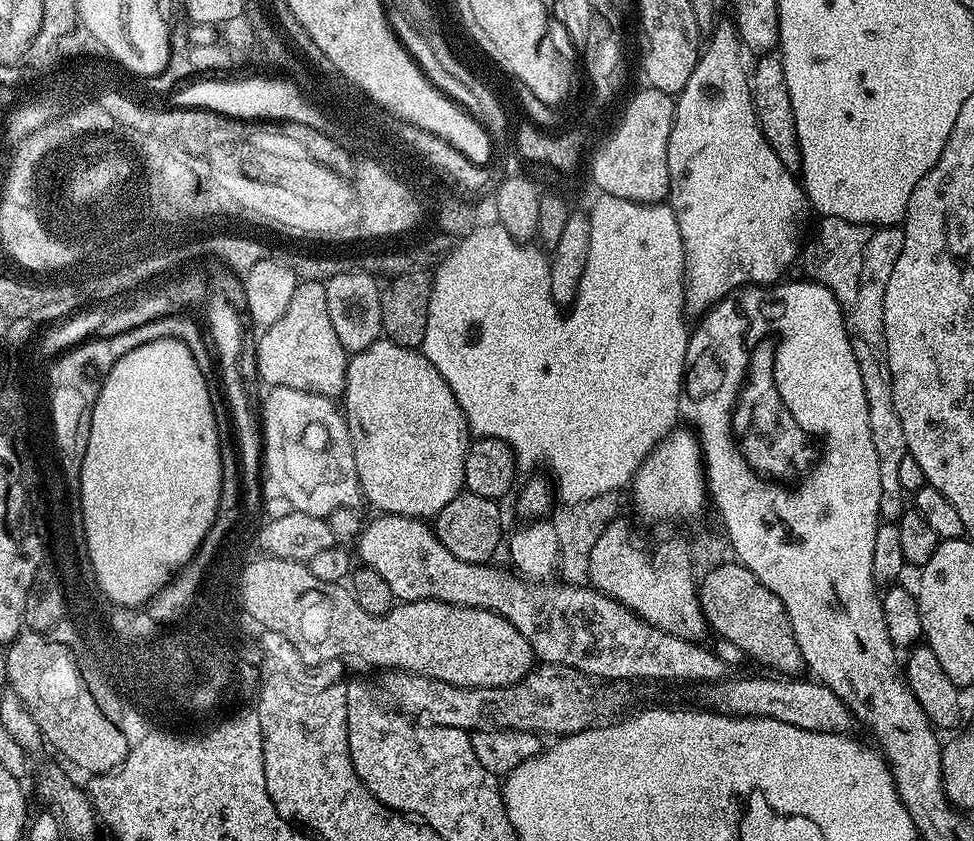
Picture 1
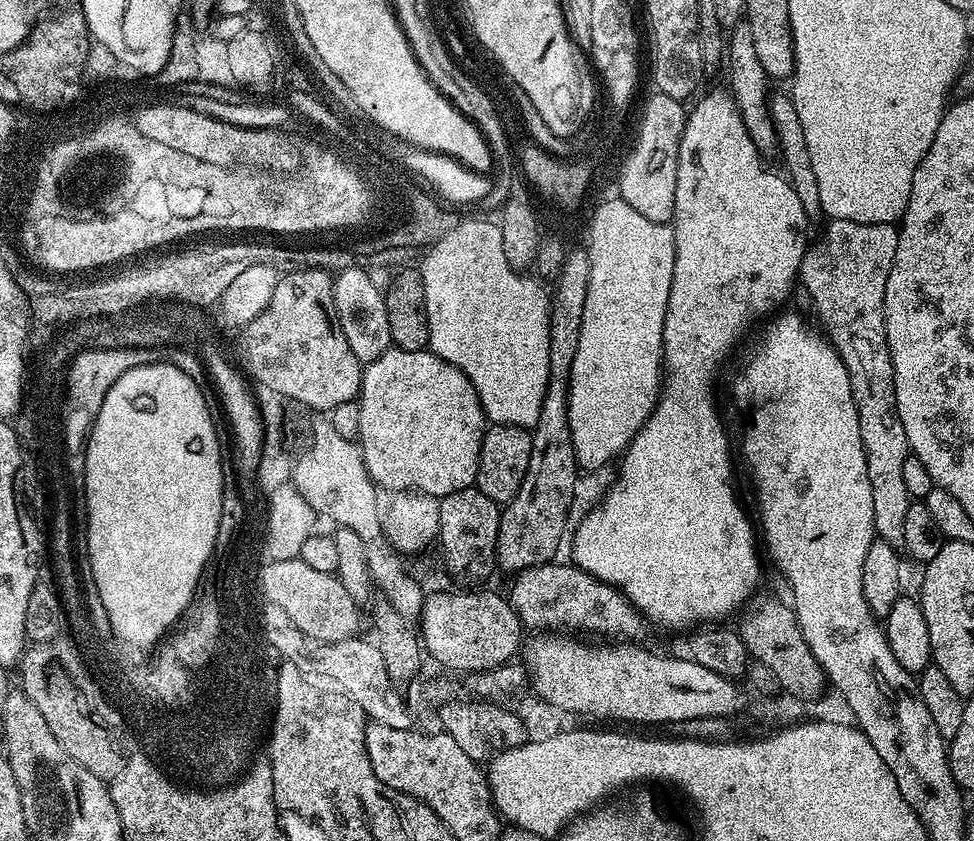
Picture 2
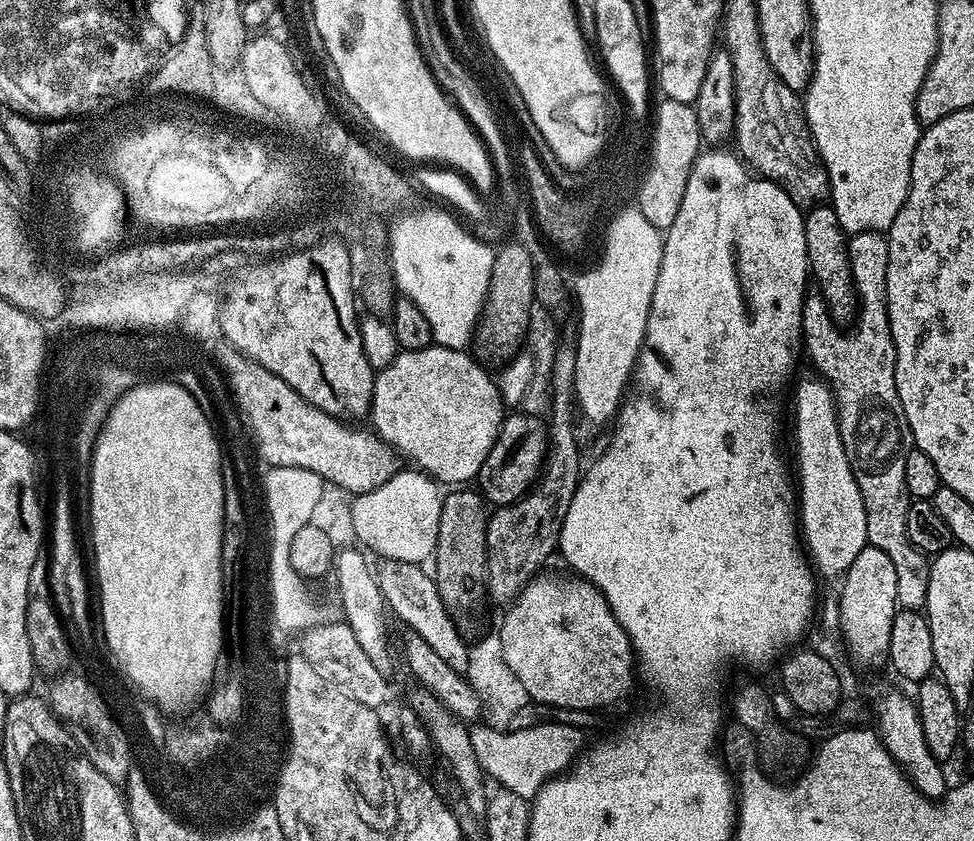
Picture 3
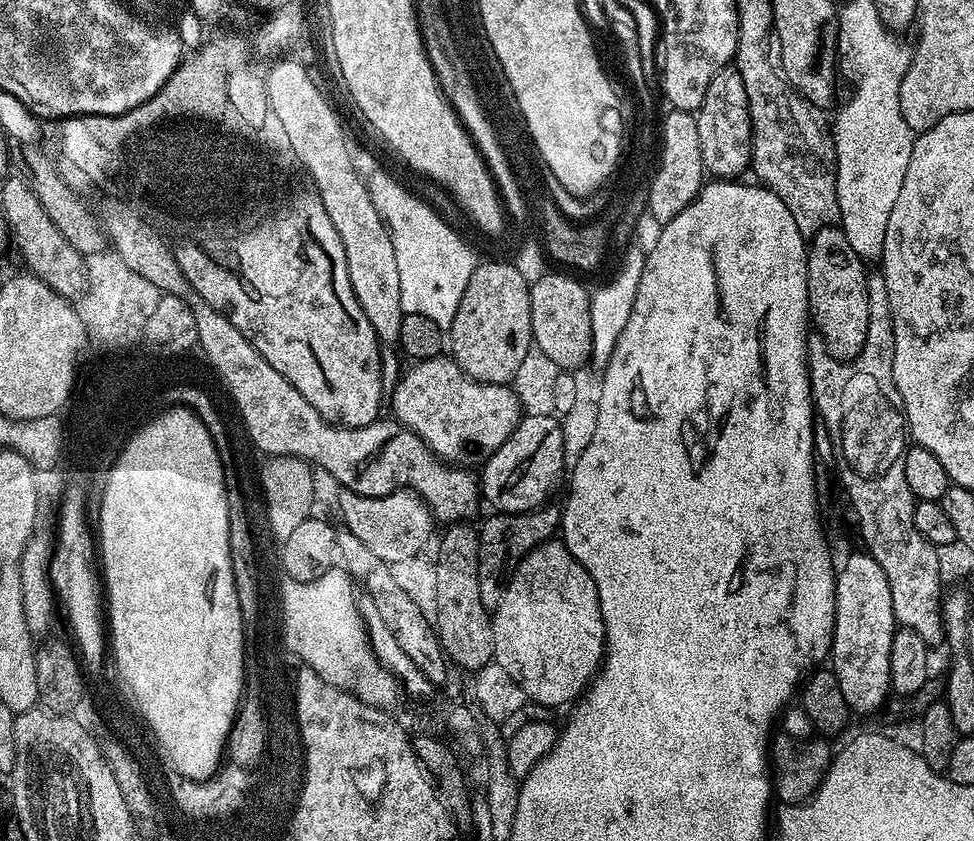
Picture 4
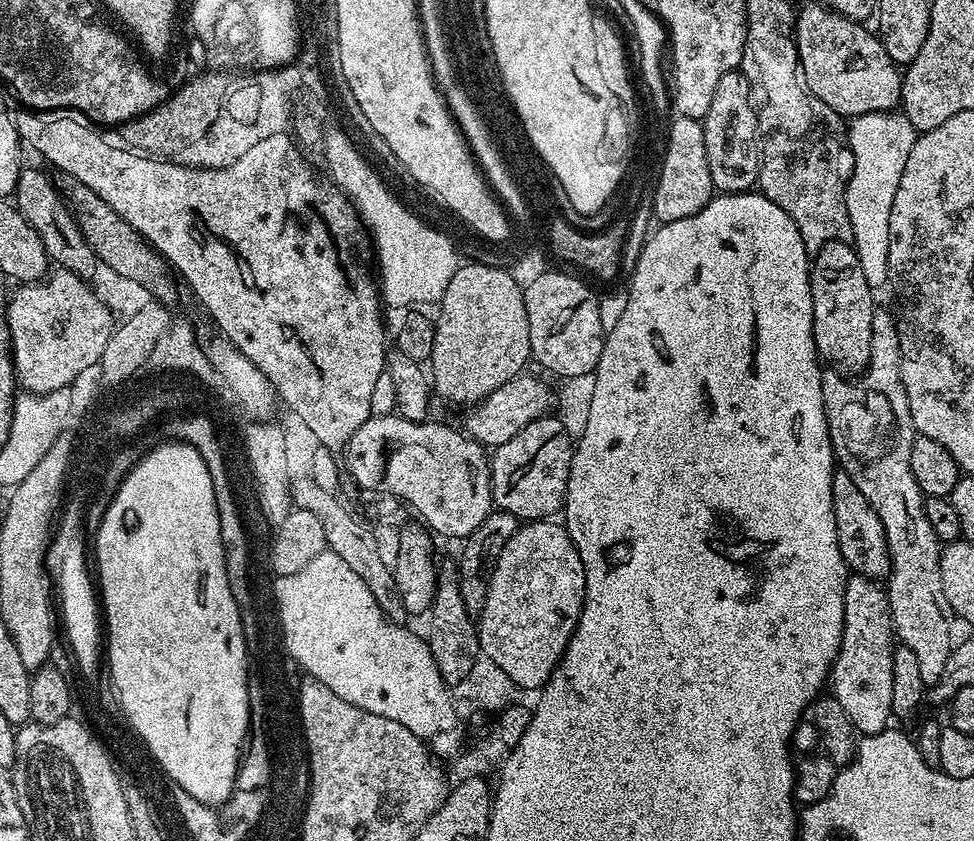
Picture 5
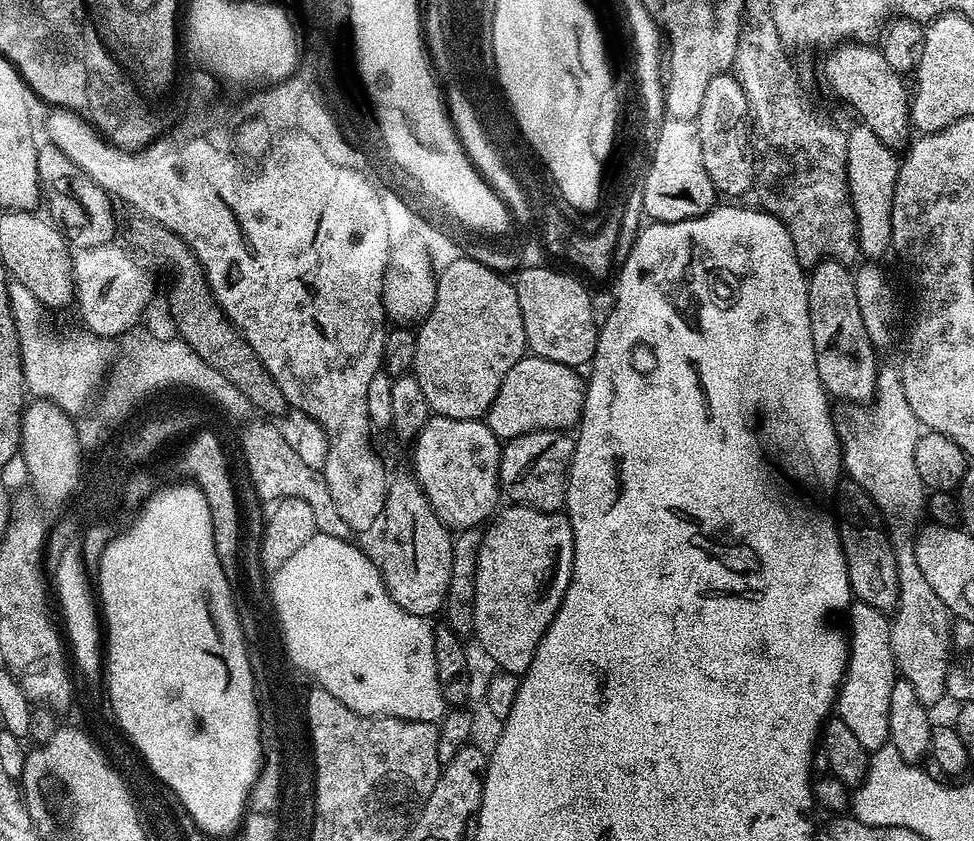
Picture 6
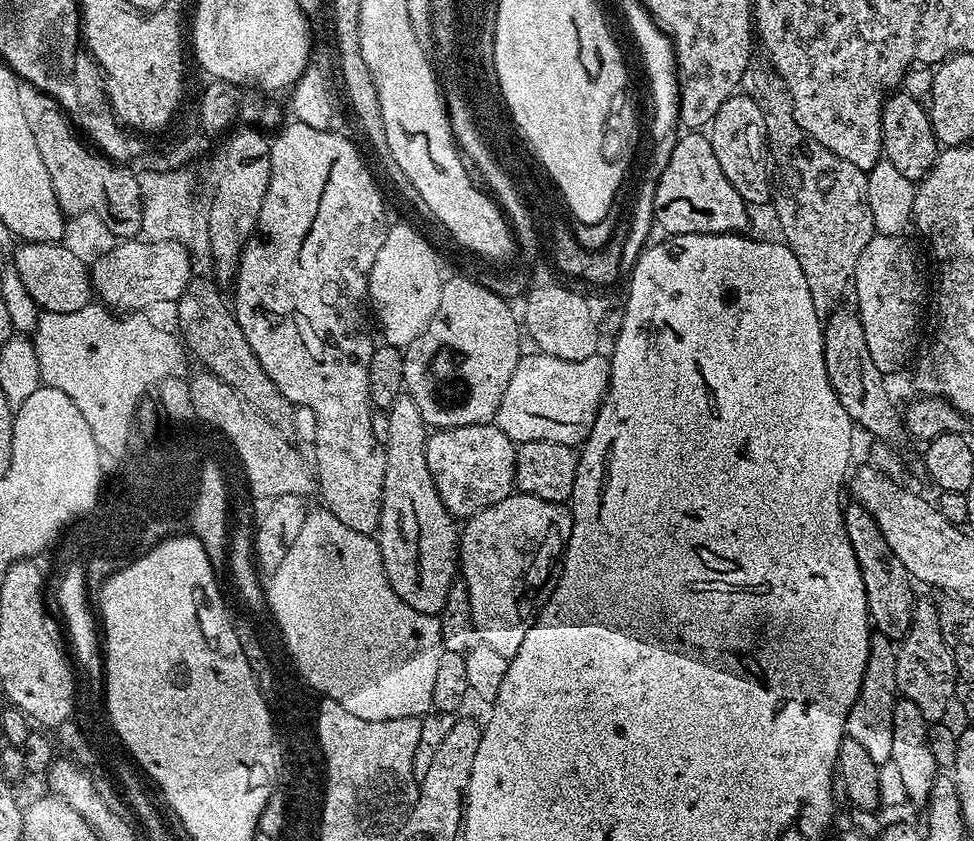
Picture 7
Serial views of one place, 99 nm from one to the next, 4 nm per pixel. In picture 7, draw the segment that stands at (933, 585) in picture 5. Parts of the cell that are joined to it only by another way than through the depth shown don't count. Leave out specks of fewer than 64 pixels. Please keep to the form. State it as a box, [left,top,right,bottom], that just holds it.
[896,598,958,722]

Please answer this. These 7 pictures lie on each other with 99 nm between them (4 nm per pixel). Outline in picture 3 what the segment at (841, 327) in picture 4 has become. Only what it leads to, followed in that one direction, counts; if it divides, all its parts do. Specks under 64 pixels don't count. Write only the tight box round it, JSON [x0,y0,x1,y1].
[804,202,858,325]

